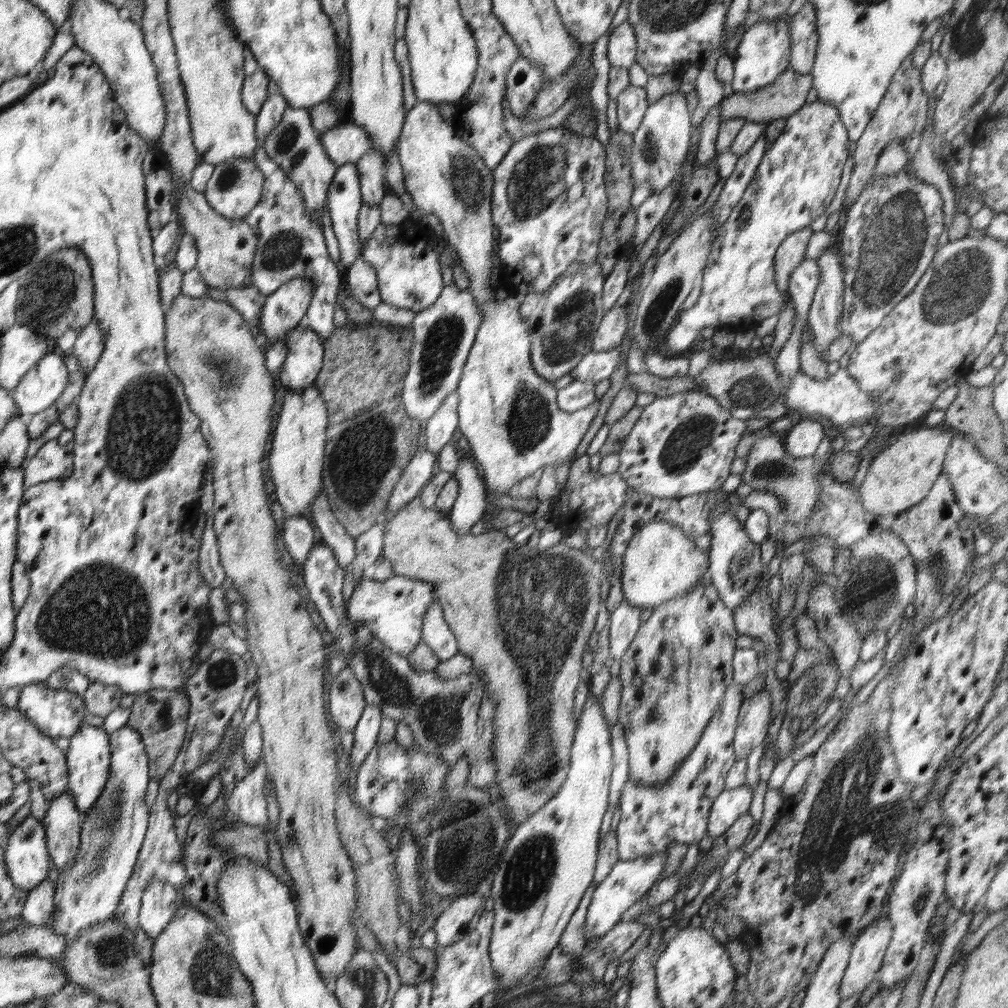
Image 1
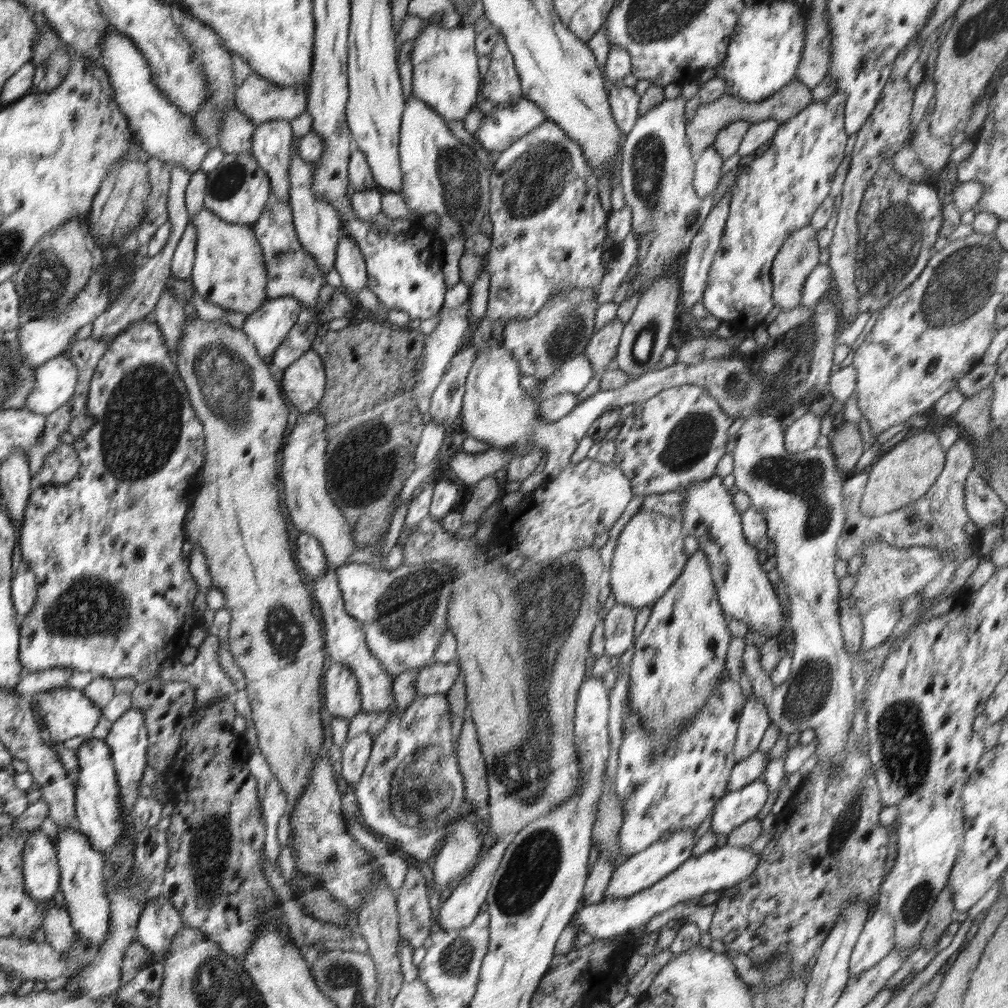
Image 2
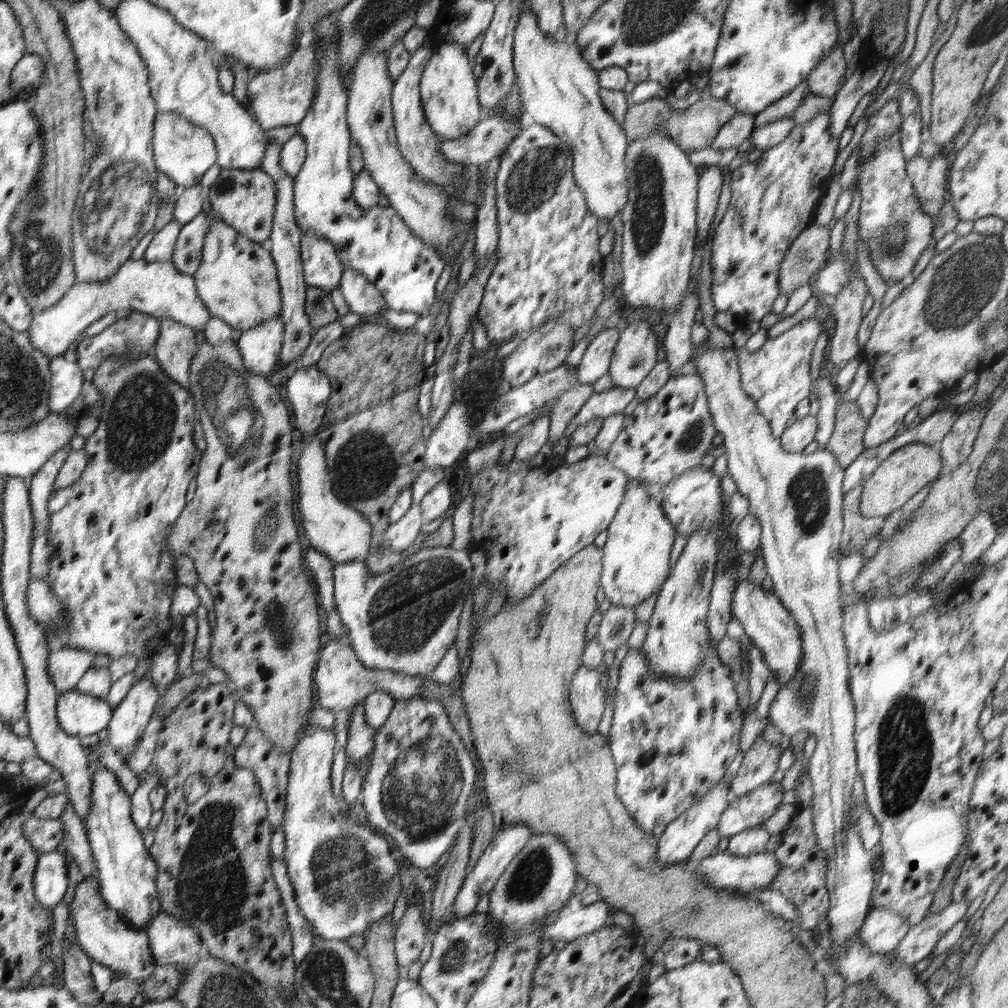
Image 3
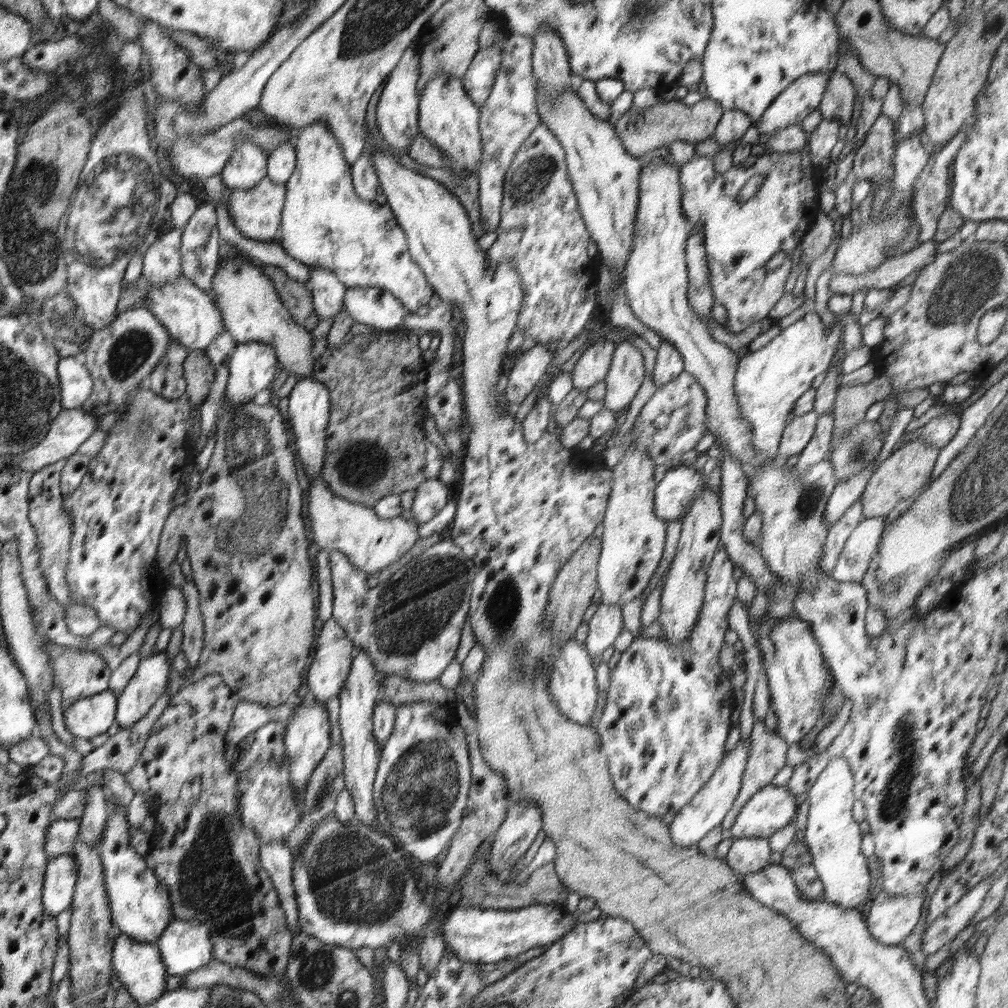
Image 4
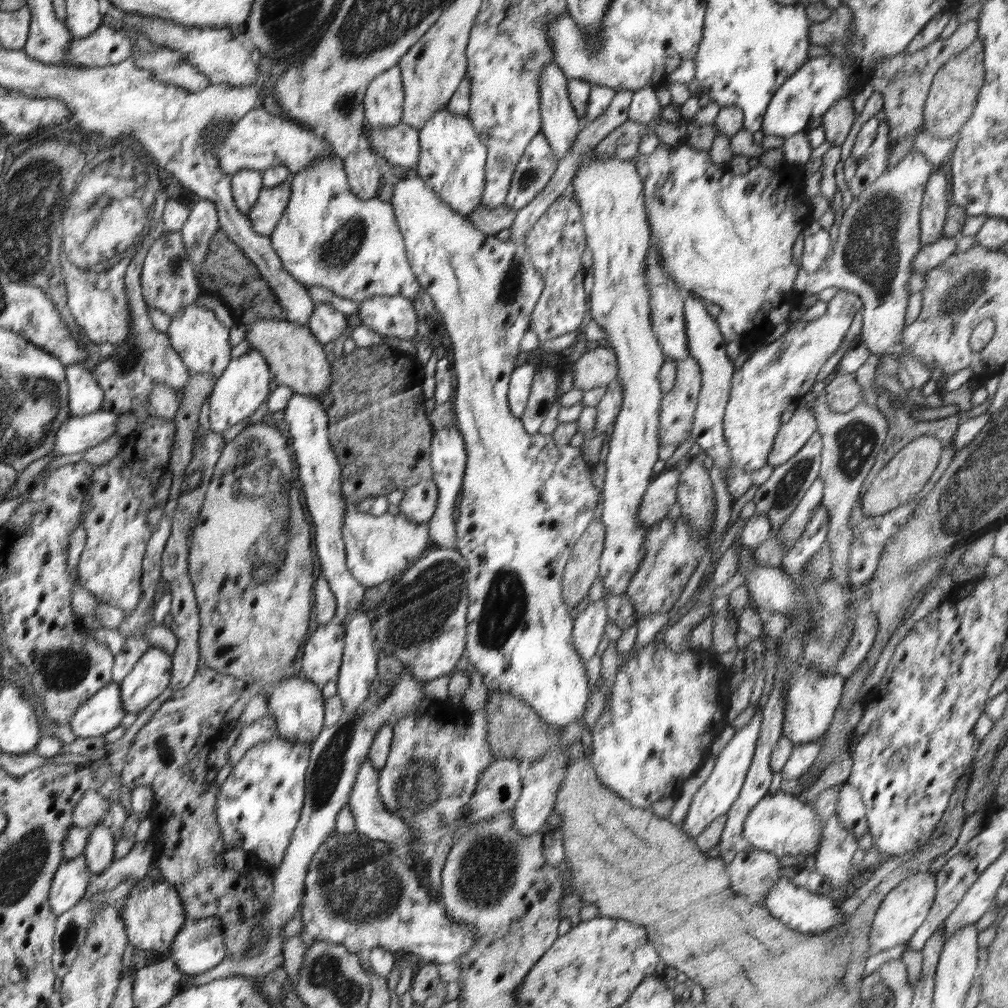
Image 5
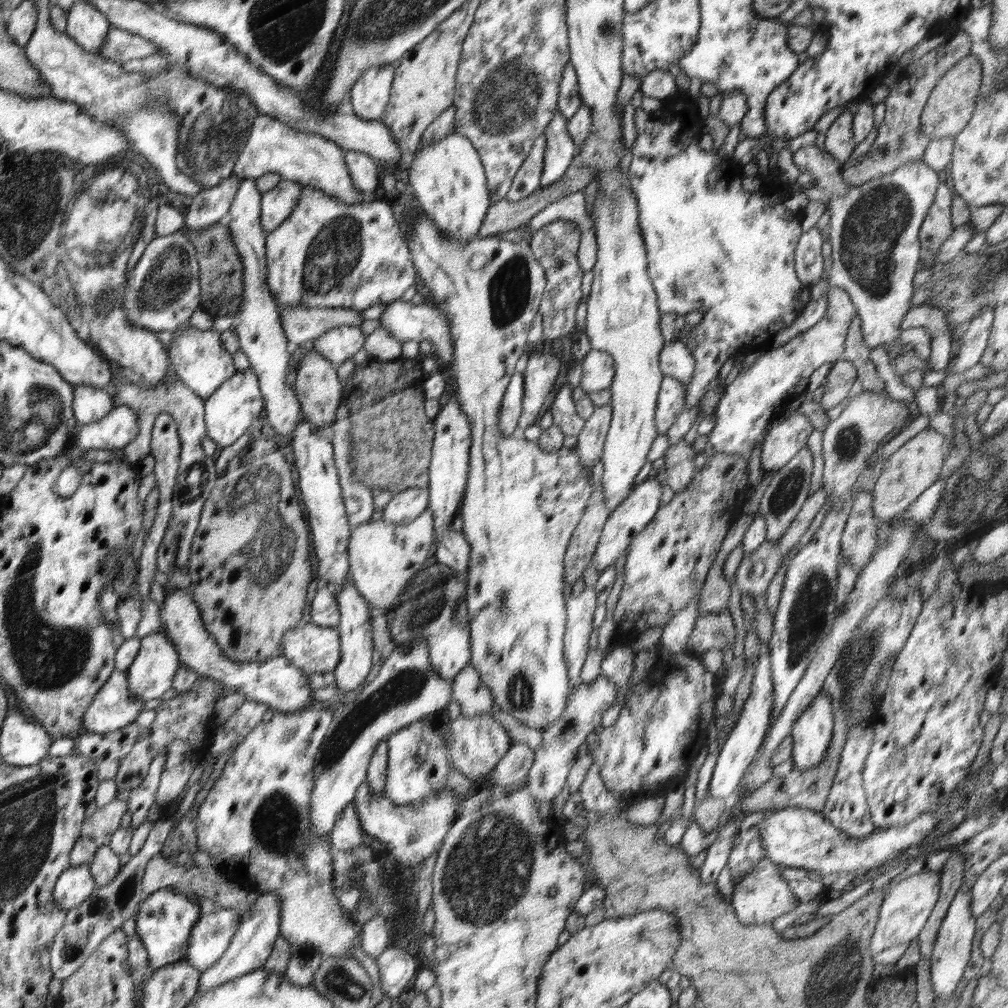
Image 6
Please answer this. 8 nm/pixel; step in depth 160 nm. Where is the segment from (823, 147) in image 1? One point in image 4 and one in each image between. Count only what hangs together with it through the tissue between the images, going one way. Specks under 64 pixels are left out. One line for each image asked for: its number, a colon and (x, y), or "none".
2: (778, 192)
3: (775, 198)
4: (739, 238)

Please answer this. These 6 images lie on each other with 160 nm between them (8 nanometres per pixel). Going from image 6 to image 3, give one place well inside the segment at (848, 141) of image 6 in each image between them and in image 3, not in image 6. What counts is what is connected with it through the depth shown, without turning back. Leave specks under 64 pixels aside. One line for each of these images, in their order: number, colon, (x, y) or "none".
3: (825, 80)
4: (838, 101)
5: (837, 121)

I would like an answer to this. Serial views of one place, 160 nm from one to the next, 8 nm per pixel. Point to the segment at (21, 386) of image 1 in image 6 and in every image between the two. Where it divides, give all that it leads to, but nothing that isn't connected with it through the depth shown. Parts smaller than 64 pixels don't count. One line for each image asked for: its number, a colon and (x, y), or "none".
2: (55, 381)
3: (67, 379)
4: (75, 379)
5: (86, 396)
6: (91, 404)

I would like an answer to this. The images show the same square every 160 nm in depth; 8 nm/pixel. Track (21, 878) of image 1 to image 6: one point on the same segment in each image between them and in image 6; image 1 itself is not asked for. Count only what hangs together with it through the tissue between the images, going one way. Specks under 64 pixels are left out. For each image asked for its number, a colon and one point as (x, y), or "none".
2: (42, 875)
3: (50, 882)
4: (62, 873)
5: (69, 886)
6: (76, 884)

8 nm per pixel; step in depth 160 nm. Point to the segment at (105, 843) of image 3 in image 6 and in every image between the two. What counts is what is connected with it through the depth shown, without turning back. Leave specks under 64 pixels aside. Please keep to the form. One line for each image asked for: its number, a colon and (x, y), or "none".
4: (141, 906)
5: (153, 915)
6: (165, 919)

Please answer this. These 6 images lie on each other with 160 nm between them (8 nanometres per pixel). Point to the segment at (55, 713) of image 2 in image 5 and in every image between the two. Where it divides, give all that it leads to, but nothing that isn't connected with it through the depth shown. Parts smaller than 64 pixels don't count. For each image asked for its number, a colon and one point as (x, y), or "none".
3: (79, 714)
4: (89, 716)
5: (100, 713)

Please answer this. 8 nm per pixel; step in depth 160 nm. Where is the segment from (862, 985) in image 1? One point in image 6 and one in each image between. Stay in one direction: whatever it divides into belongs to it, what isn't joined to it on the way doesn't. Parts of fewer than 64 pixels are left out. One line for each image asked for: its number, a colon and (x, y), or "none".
2: (876, 941)
3: (881, 931)
4: (891, 920)
5: (903, 910)
6: (905, 909)

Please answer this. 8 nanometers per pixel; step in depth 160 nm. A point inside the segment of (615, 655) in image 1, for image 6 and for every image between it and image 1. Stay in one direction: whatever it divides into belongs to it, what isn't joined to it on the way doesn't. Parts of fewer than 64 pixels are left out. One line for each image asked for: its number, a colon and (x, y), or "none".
2: (619, 622)
3: (618, 622)
4: (606, 624)
5: (588, 626)
6: (580, 609)

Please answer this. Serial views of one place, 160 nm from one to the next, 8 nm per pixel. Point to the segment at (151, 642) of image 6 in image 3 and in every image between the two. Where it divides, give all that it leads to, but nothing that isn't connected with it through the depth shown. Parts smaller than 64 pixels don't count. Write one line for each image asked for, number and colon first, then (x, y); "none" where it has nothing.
3: (132, 716)
4: (149, 681)
5: (149, 677)

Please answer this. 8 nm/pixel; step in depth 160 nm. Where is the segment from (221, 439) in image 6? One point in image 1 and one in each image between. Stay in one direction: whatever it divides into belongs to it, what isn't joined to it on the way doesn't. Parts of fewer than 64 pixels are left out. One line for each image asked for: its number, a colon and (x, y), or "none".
1: (283, 309)
2: (267, 327)
3: (260, 346)
4: (253, 366)
5: (245, 383)

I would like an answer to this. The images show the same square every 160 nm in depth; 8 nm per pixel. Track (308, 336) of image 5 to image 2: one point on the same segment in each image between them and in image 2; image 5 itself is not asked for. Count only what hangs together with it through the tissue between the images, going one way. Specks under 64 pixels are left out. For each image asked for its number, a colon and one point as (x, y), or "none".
2: (228, 270)
3: (237, 279)
4: (251, 309)

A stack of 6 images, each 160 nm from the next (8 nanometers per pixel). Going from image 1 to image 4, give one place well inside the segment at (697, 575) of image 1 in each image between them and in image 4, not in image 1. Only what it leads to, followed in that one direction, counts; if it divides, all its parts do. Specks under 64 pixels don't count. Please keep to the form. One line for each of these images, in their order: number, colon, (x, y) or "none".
2: (649, 555)
3: (635, 565)
4: (632, 542)

